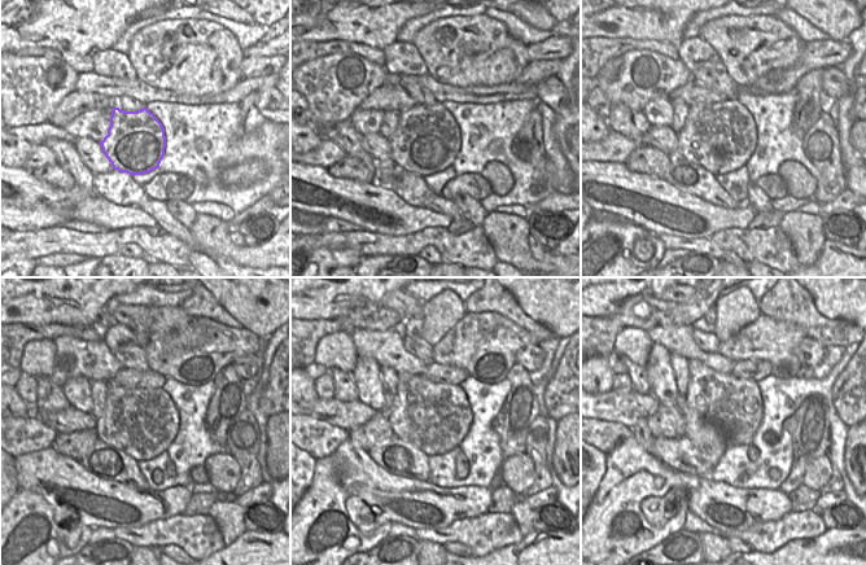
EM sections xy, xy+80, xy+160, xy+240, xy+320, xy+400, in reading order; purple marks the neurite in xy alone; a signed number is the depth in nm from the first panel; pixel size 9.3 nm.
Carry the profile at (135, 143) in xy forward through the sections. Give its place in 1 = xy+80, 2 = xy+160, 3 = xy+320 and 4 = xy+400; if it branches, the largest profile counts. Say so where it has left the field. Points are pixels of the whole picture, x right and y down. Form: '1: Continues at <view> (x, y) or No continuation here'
1: Continues at xy+80 (427, 140)
2: Continues at xy+160 (721, 138)
3: Continues at xy+320 (434, 417)
4: Continues at xy+400 (734, 406)

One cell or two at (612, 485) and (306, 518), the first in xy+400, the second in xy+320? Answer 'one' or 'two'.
one

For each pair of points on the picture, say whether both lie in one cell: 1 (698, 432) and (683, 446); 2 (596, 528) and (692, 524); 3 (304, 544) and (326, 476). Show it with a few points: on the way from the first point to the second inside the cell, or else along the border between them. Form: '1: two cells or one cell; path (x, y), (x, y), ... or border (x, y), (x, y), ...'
1: two cells; border (685, 434), (707, 464)
2: two cells; border (689, 511), (683, 528)
3: one cell; path (309, 528), (323, 508), (326, 493)

